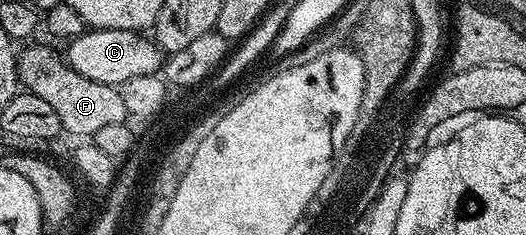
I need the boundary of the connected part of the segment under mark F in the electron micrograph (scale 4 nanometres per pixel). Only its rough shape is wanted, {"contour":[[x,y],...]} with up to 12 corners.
{"contour":[[44,44],[18,56],[18,80],[61,129],[90,138],[129,119],[119,87],[90,82]]}

